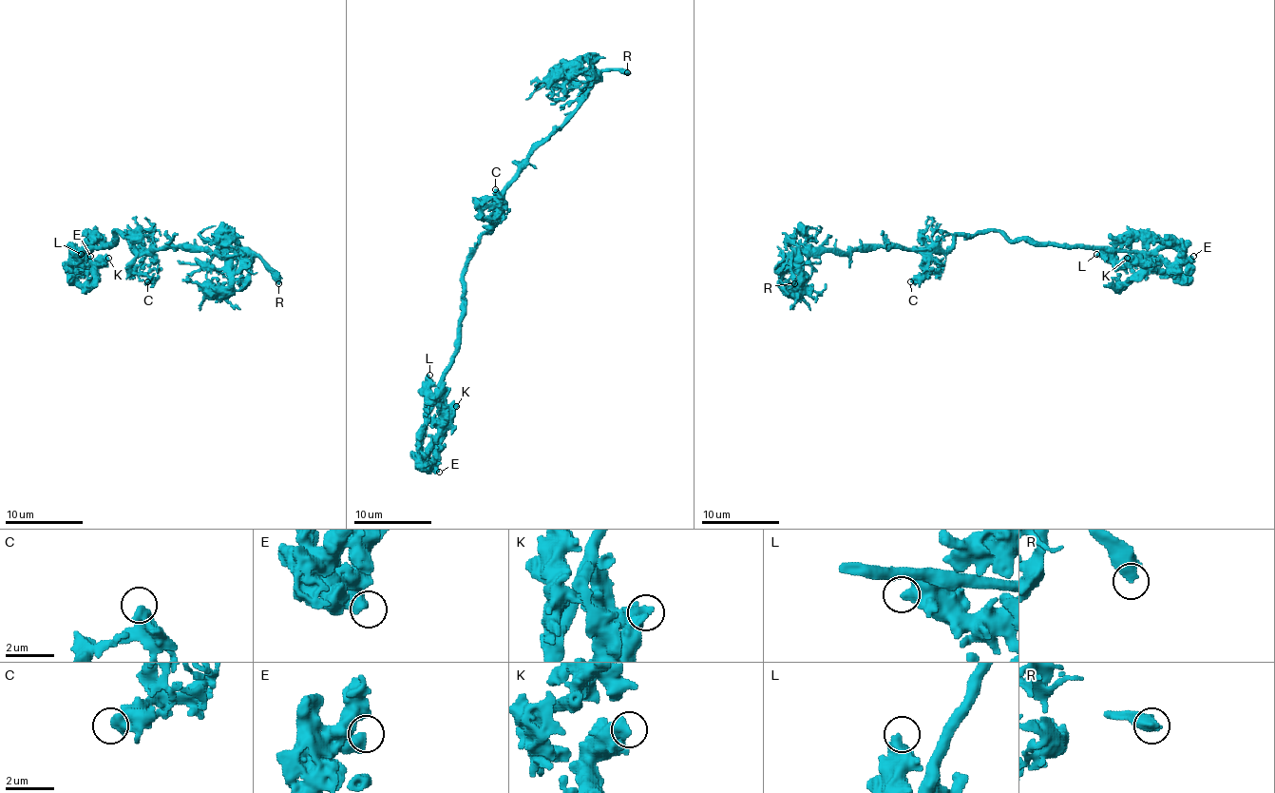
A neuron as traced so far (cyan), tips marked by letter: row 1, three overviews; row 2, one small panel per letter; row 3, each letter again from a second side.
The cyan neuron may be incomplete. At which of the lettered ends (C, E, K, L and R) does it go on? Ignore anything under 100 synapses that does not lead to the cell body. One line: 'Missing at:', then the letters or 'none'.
Missing at: R

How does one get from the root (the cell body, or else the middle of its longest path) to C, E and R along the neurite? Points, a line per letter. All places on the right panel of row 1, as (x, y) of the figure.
C: (968, 235), (955, 237), (945, 261), (938, 270), (925, 278), (914, 278), (910, 281)
E: (968, 235), (1001, 231), (1013, 241), (1032, 239), (1084, 246), (1173, 241), (1187, 260), (1193, 256)
R: (968, 235), (943, 235), (925, 248), (875, 246), (848, 248), (845, 252), (798, 250), (792, 256), (794, 283)

